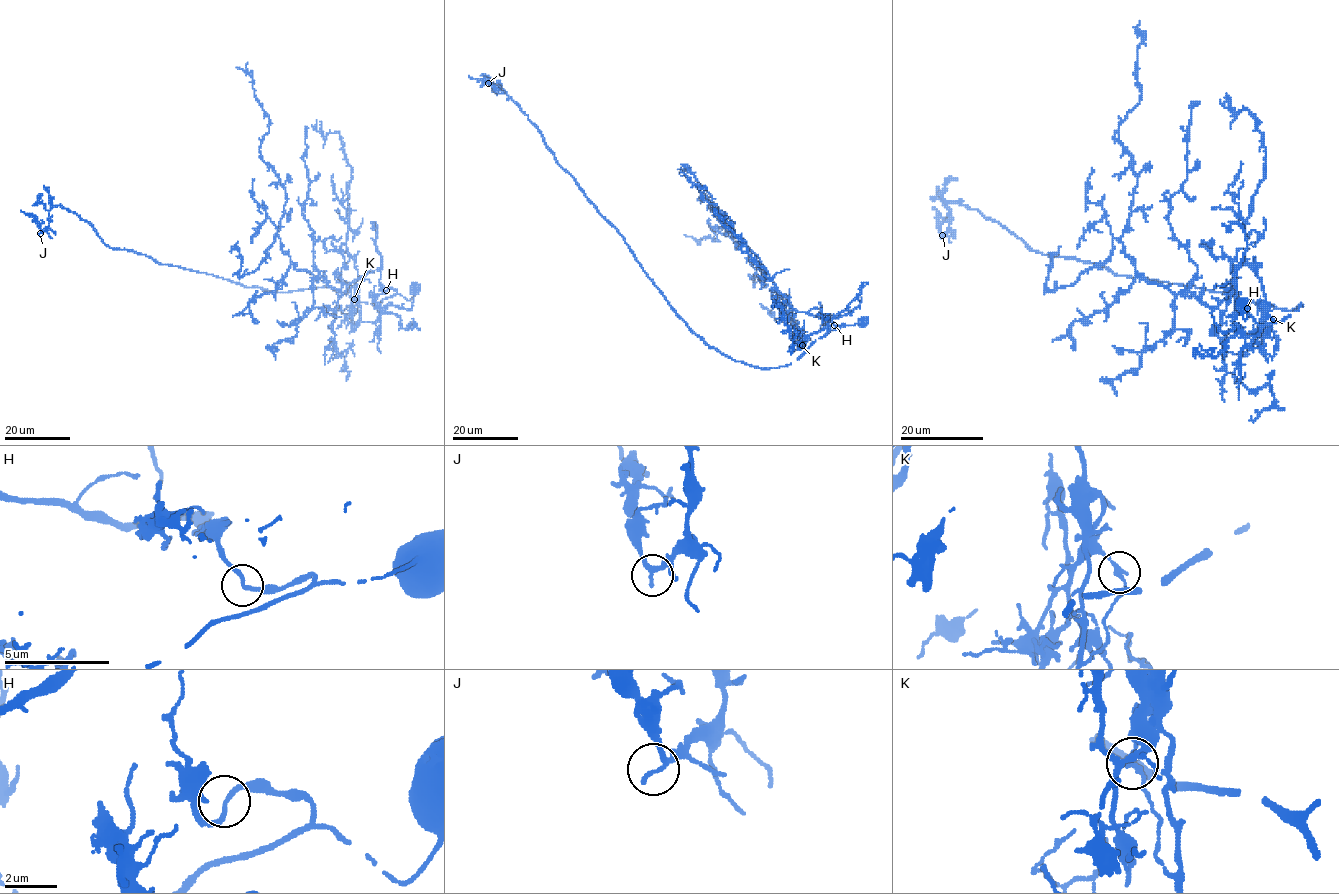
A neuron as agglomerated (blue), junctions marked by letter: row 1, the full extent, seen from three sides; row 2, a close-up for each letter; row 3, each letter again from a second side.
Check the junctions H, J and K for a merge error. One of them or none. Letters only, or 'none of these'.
K

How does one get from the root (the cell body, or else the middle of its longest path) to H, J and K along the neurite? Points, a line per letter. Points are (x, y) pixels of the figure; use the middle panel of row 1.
H: (863, 322), (834, 325)
J: (863, 322), (830, 330), (778, 367), (749, 366), (710, 348), (558, 163), (538, 128), (488, 83)
K: (863, 322), (844, 325), (825, 335), (827, 330), (823, 327), (813, 332), (803, 345)

